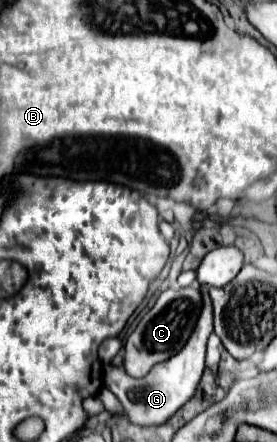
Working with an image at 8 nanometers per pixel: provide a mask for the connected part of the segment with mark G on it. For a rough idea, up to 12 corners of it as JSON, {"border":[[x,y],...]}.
{"border":[[210,298],[176,356],[108,390],[138,426],[166,424],[194,396],[212,334]]}

